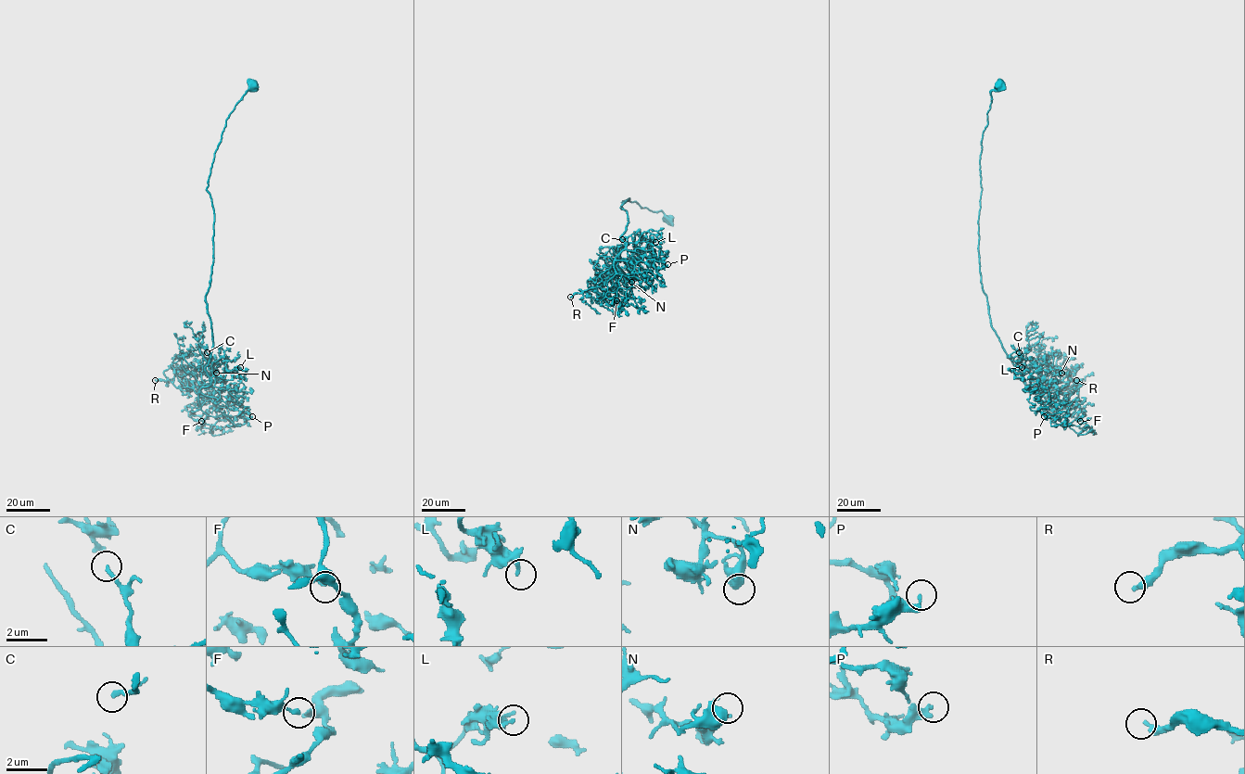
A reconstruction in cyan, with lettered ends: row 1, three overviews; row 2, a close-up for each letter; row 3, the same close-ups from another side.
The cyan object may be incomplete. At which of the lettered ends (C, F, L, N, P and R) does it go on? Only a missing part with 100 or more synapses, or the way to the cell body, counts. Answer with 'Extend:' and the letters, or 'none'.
Extend: C

